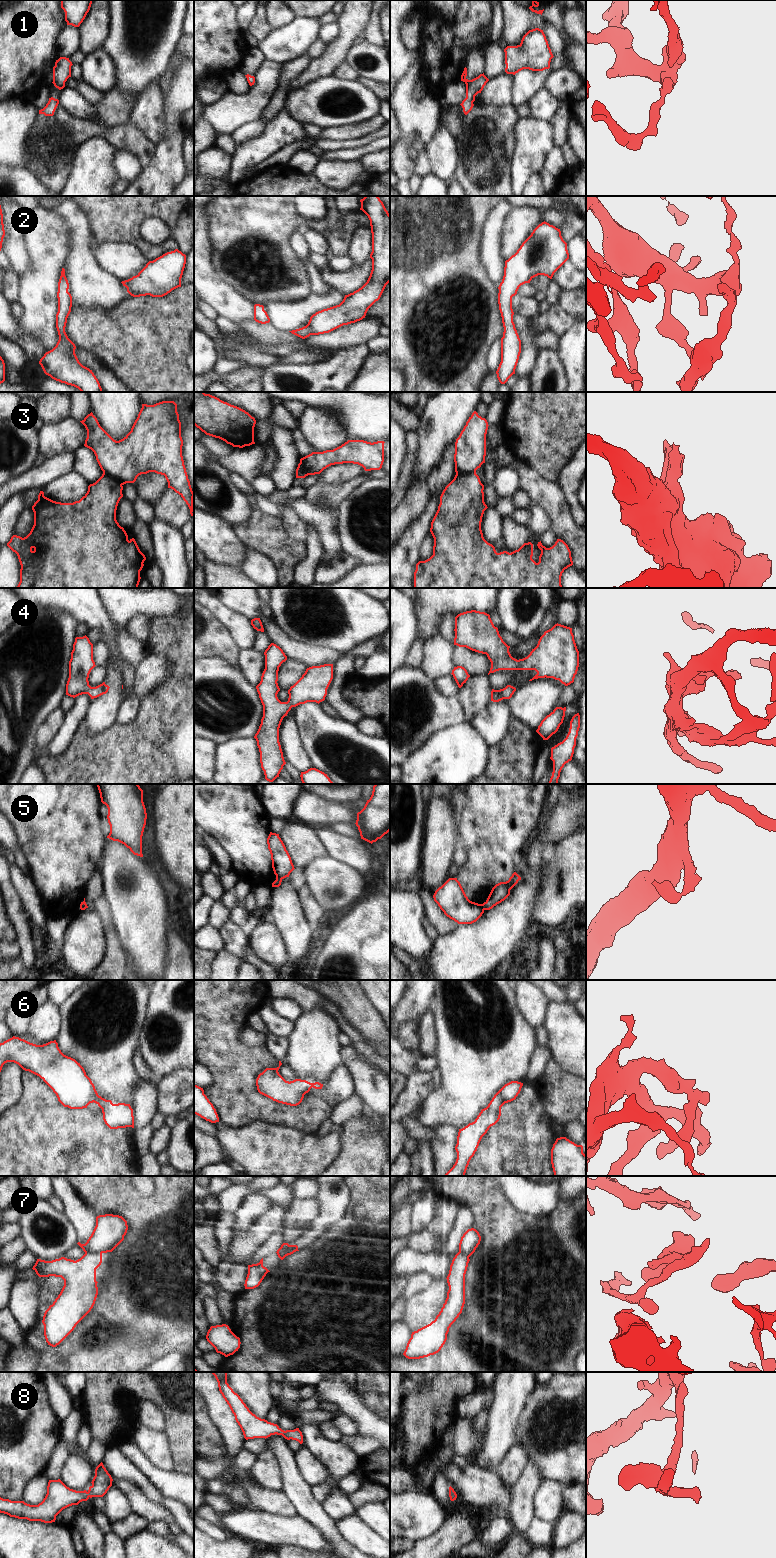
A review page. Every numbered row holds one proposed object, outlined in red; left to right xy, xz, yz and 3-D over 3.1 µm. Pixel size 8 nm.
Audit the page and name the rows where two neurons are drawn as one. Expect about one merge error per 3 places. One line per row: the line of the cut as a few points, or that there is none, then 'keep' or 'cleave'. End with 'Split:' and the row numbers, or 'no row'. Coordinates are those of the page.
1: no cut | keep
2: no cut | keep
3: yz (475, 472), (456, 474) | cleave
4: no cut | keep
5: xz (276, 877), (281, 879) | cleave
6: no cut | keep
7: xy (85, 1252), (101, 1254) | cleave
8: no cut | keep
Split: 3, 5, 7

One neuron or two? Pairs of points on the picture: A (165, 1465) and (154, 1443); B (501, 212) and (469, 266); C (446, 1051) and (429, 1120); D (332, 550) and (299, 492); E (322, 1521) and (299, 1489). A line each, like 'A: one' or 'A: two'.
A: one
B: two
C: one
D: two
E: one

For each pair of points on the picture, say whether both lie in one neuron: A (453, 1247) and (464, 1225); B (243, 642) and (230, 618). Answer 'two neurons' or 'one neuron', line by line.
A: one neuron
B: one neuron

